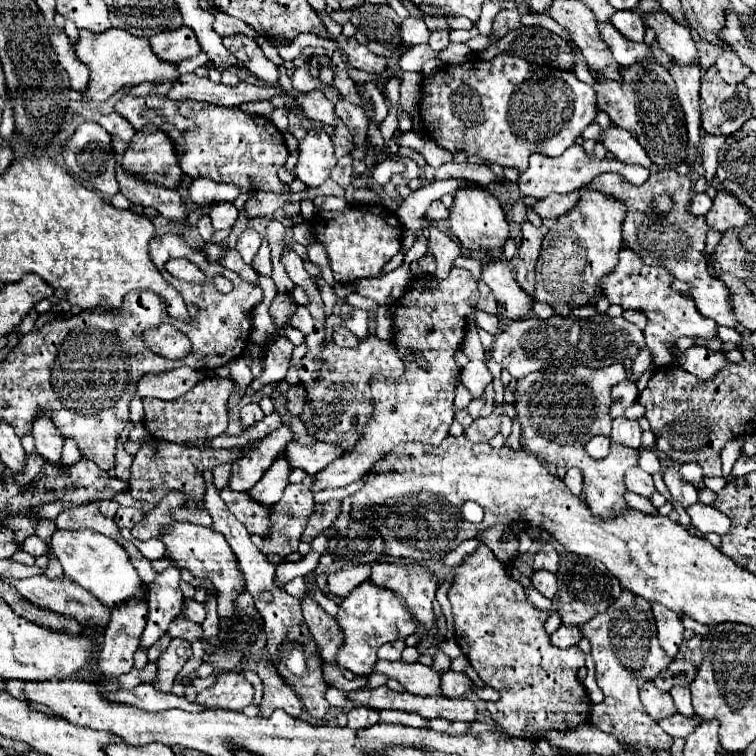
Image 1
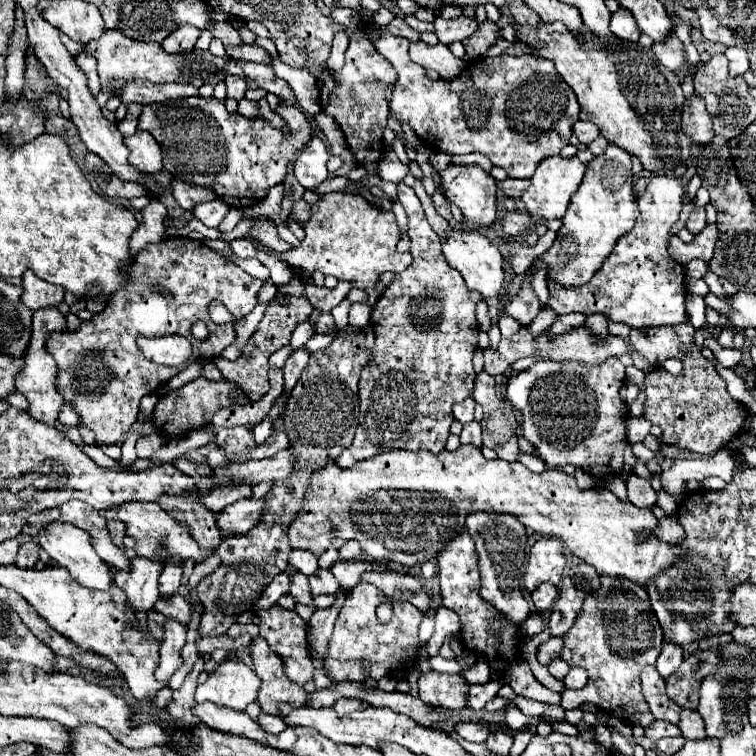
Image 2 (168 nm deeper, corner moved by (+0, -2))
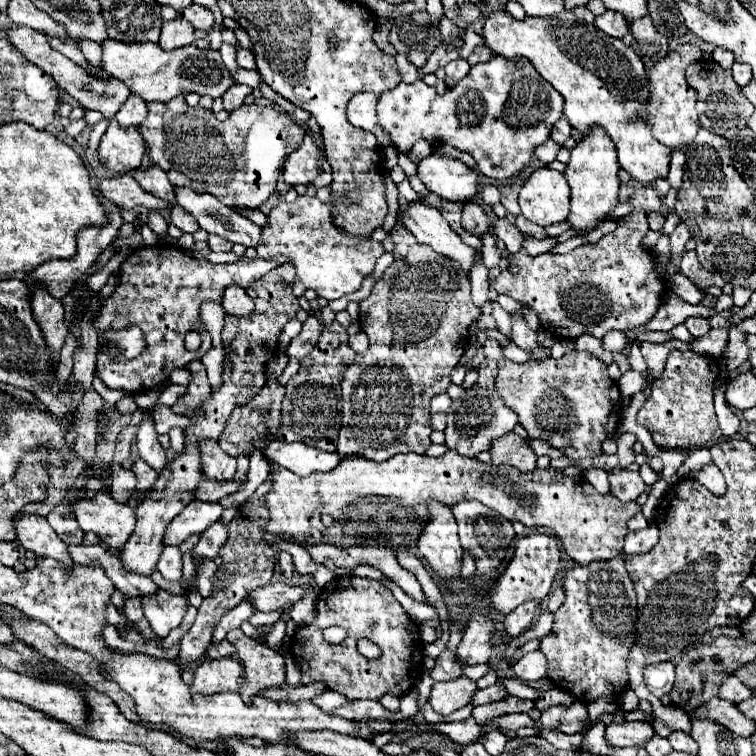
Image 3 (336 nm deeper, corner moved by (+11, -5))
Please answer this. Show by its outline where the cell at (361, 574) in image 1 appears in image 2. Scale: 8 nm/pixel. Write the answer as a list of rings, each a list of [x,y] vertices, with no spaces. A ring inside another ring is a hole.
[[[319,569],[315,575],[309,577],[309,587],[311,587],[311,593],[315,593],[315,595],[319,595],[319,593],[335,595],[341,591],[341,585],[335,579],[335,575],[331,571],[323,571],[323,569]]]

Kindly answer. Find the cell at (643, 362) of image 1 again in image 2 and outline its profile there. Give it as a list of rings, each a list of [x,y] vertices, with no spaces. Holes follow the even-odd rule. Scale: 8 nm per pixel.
[[[681,323],[675,327],[647,327],[631,331],[631,345],[653,367],[661,367],[667,359],[681,359],[695,341],[695,327]]]

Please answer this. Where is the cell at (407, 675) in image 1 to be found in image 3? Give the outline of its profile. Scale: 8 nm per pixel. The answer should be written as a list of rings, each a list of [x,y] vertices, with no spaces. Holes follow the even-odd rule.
[[[466,676],[448,682],[434,682],[430,692],[430,704],[438,714],[448,716],[458,708],[468,706],[476,690],[478,690],[476,682]]]

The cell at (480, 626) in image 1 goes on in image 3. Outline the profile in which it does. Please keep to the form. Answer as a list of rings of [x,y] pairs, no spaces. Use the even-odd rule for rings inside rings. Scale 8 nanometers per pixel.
[[[428,502],[428,524],[418,540],[418,550],[440,580],[448,582],[460,574],[462,546],[456,532],[456,520],[446,504]]]

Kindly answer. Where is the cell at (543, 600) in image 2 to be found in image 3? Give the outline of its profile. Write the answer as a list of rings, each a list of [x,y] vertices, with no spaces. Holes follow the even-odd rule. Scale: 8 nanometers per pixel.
[[[526,602],[526,604],[518,606],[514,612],[504,616],[504,630],[512,638],[516,638],[518,634],[522,634],[532,624],[536,610],[538,610],[538,602]]]

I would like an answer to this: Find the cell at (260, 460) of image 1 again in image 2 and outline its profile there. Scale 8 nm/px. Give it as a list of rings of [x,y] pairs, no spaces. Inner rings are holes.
[[[225,483],[225,485],[219,485],[219,487],[213,487],[211,495],[209,497],[203,497],[201,501],[205,503],[205,507],[213,513],[219,513],[223,511],[227,505],[243,499],[243,497],[249,497],[253,493],[253,487],[251,485],[237,485],[237,483]]]

